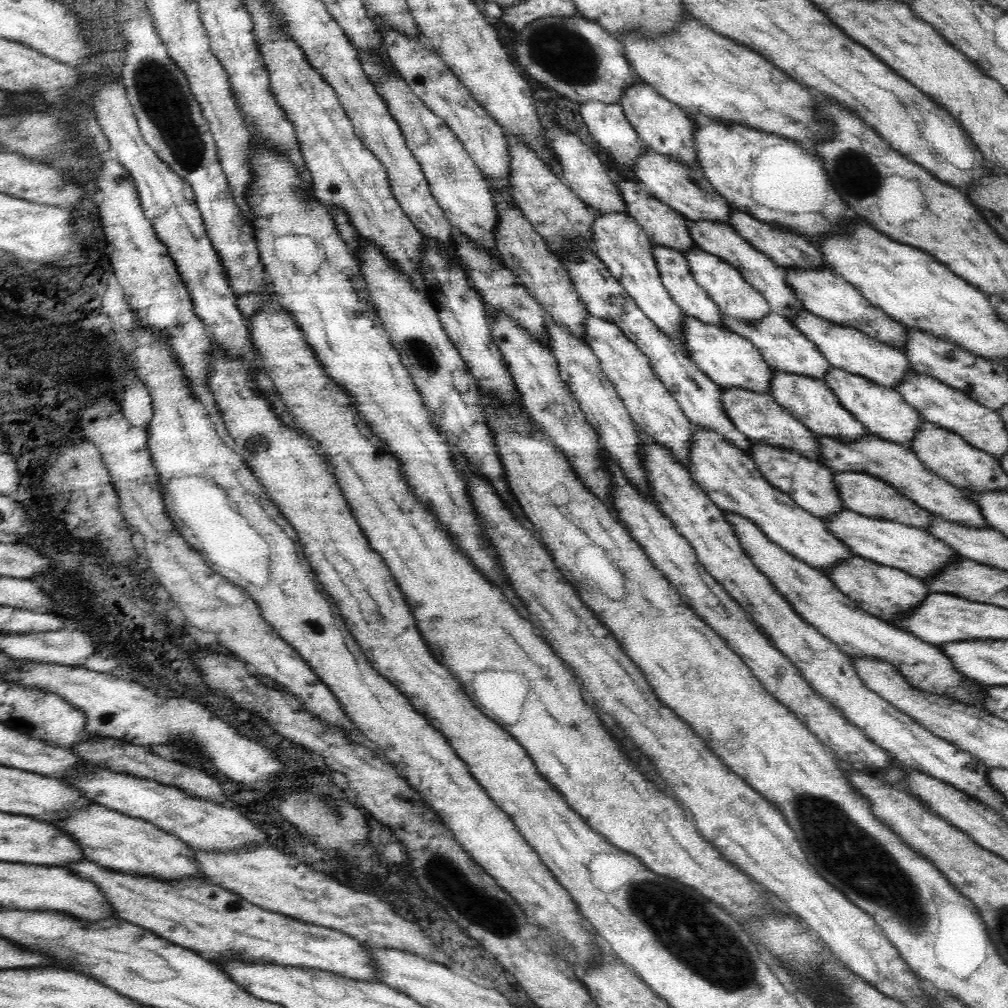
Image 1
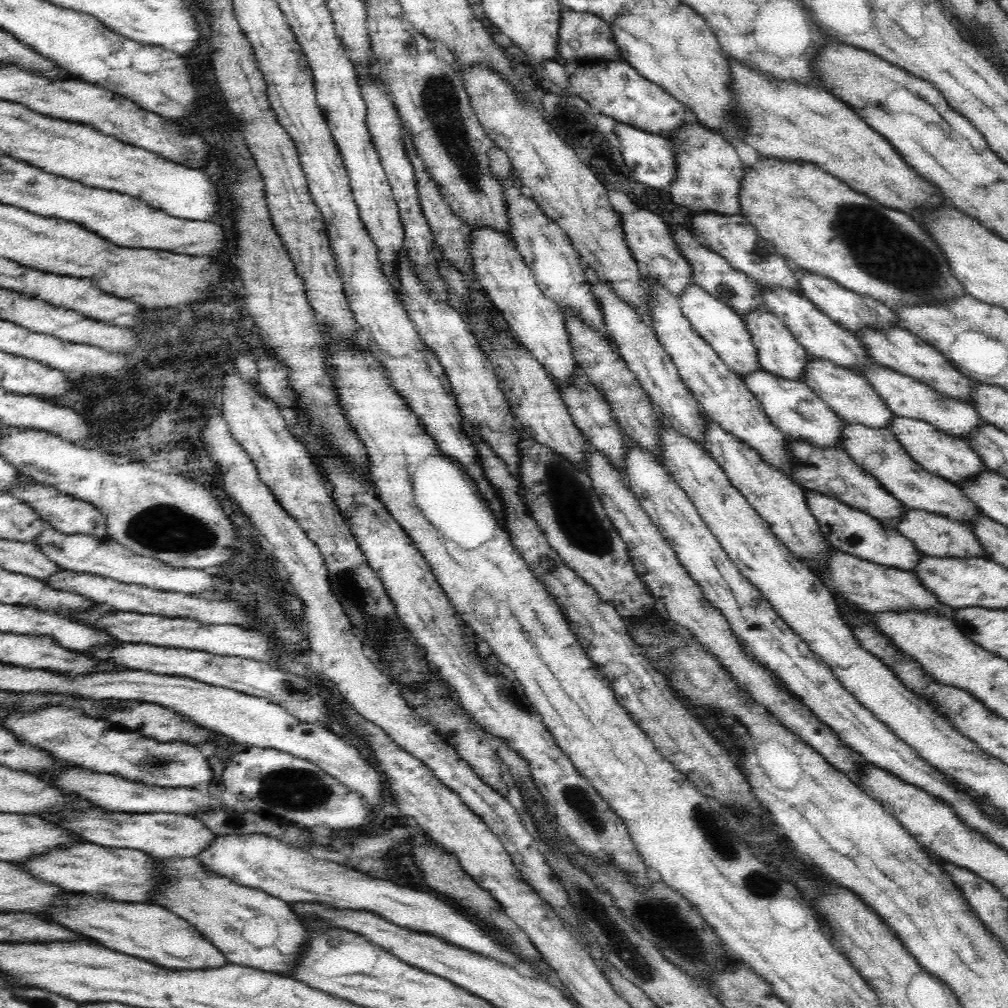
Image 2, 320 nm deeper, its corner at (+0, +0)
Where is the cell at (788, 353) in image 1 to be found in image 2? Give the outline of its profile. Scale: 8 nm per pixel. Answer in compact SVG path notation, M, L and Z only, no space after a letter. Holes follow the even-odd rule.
M809 355L807 369L803 375L804 383L846 423L891 431L895 414L863 376L836 366L828 360L816 359L812 355Z

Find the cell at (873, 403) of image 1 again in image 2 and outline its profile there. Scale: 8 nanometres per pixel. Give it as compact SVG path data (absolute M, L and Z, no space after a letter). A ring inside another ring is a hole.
M896 417L891 424L891 431L907 450L907 453L928 472L962 488L966 482L975 480L983 471L988 471L979 454L969 445L966 440L948 436L932 425L920 420L912 420L908 417Z

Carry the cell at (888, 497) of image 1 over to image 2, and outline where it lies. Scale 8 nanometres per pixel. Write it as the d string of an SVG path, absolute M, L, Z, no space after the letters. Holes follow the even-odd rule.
M908 509L895 529L911 540L916 550L928 557L954 557L954 559L984 557L984 559L992 559L983 550L970 526L962 525L958 521L950 520L948 517L936 513Z

